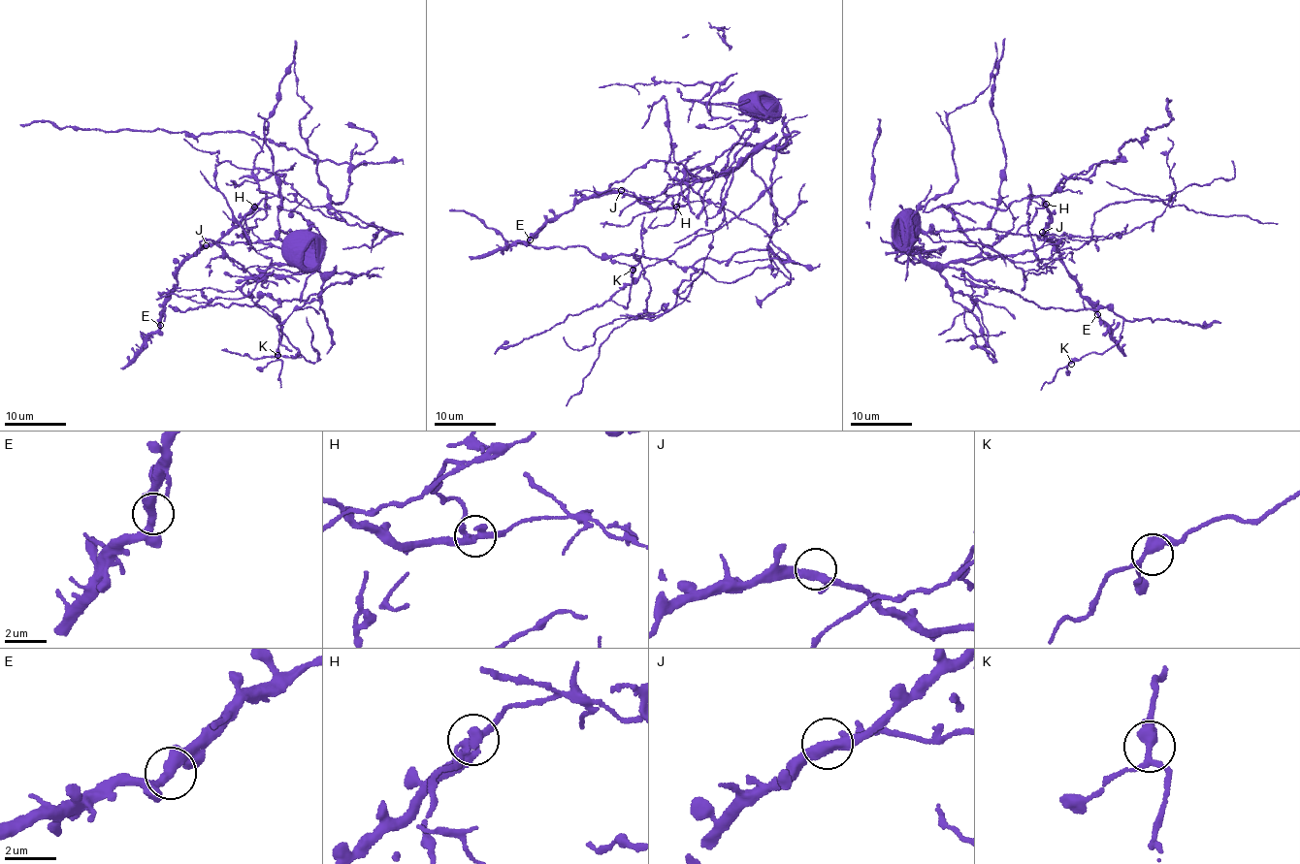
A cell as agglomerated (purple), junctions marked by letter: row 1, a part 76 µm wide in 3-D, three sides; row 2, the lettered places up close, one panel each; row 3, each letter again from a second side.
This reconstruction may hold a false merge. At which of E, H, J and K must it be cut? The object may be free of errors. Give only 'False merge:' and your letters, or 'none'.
False merge: H

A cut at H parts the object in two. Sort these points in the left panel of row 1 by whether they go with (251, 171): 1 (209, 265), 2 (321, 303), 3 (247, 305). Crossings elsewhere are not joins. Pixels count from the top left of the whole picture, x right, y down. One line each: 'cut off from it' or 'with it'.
1: with it
2: with it
3: cut off from it

